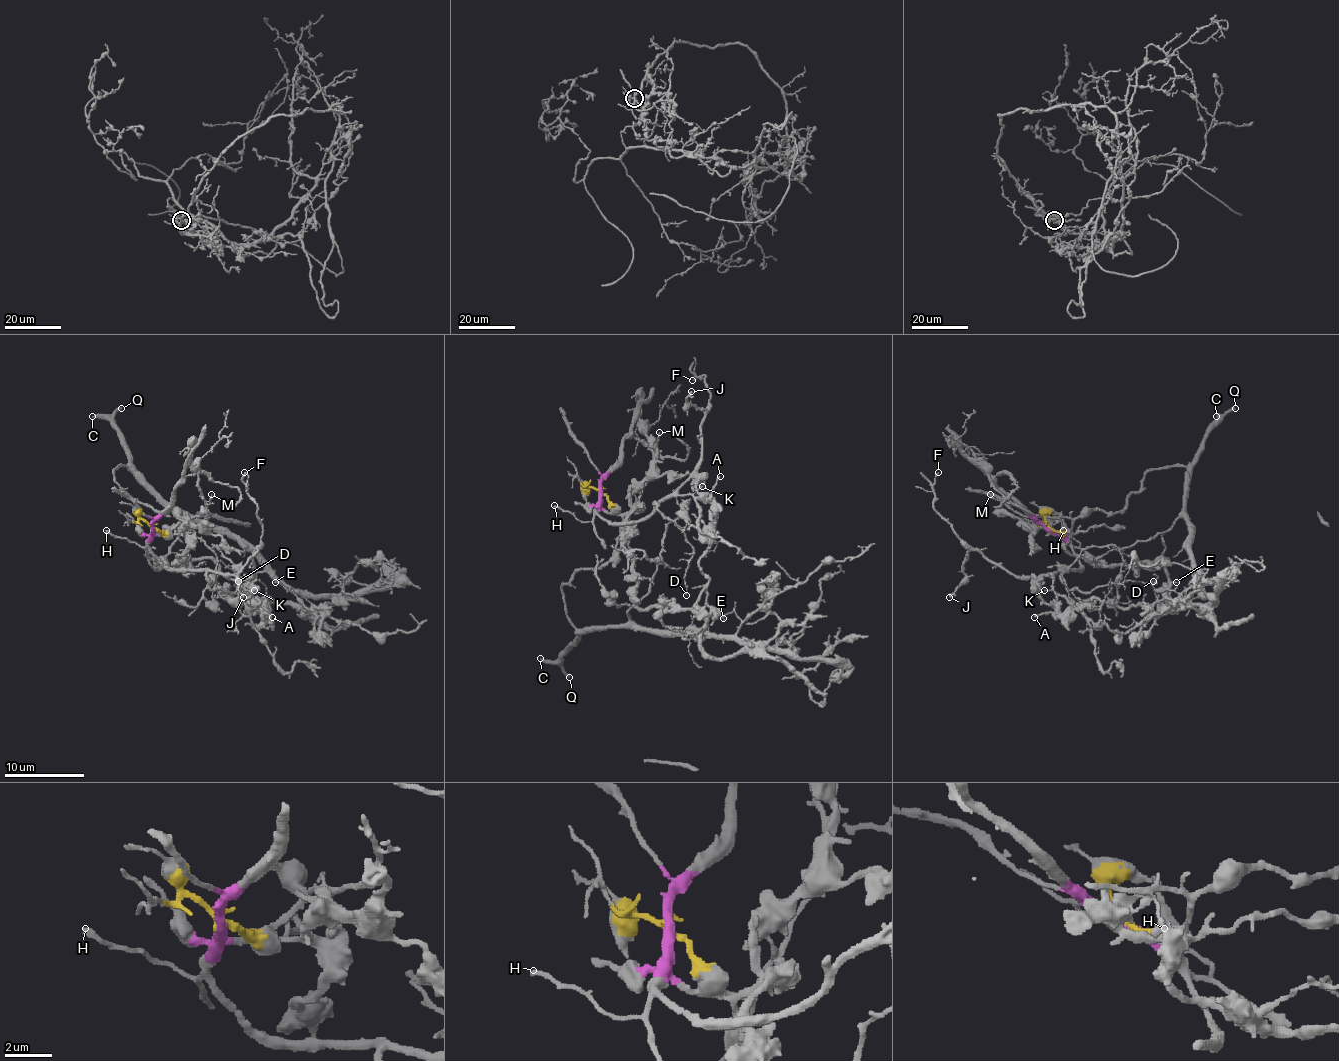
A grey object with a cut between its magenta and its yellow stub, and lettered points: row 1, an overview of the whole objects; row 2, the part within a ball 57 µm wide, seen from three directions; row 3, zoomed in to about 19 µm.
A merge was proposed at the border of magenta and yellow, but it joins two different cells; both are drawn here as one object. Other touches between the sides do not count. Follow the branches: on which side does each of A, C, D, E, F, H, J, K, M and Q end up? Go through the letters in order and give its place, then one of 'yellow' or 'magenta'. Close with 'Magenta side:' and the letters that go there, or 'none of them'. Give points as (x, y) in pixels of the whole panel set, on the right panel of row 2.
A: (1034, 617) | magenta
C: (1216, 416) | yellow
D: (1153, 581) | magenta
E: (1176, 582) | yellow
F: (938, 472) | magenta
H: (1063, 530) | magenta
J: (949, 597) | magenta
K: (1044, 590) | magenta
M: (990, 494) | yellow
Q: (1235, 408) | yellow
Magenta side: A, D, F, H, J, K

